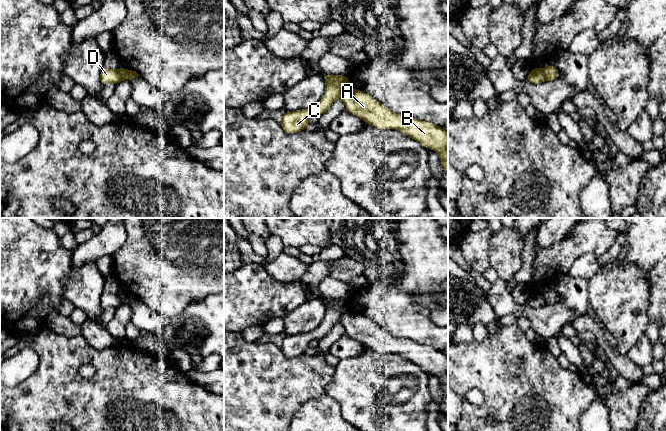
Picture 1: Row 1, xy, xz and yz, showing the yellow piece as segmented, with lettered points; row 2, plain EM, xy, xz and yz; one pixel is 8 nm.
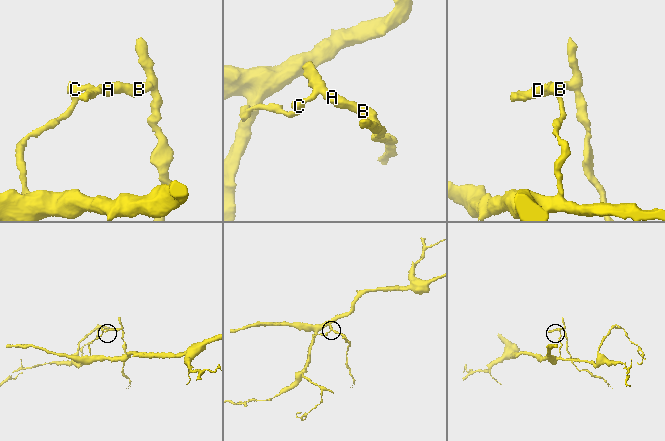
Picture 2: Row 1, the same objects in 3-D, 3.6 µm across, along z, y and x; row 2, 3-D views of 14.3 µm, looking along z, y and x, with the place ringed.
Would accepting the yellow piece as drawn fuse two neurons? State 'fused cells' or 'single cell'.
fused cells

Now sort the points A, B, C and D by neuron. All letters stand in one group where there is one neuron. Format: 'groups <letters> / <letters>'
groups A B / C D

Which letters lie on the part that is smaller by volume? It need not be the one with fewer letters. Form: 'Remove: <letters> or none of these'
Remove: A, B

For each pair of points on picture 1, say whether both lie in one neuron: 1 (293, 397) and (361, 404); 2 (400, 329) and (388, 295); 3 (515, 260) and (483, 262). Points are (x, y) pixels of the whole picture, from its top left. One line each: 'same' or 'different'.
1: different
2: same
3: different

